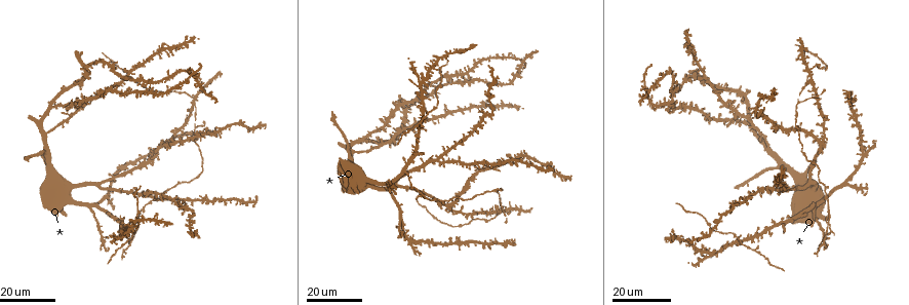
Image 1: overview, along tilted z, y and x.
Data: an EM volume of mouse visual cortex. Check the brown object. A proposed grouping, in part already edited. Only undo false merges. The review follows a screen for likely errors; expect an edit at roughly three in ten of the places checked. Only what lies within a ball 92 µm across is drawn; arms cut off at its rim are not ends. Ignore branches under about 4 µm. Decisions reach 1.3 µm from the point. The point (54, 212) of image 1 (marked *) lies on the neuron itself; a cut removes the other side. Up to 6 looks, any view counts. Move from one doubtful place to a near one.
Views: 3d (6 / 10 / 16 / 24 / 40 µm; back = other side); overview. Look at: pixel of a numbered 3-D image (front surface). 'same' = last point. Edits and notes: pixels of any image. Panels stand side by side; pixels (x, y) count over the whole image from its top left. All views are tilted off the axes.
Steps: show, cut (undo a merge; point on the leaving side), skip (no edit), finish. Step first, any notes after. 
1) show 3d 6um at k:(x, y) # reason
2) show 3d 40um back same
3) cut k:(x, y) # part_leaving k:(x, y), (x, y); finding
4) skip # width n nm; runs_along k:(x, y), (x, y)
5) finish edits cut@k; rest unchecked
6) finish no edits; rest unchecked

show 3d 24um at 1:(138, 210) # sudden change in width

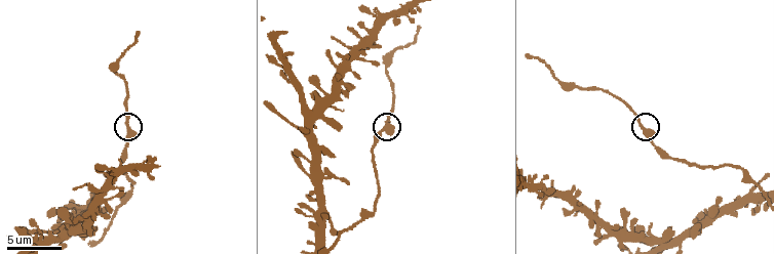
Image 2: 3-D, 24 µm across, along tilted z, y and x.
show 3d 6um at 2:(642, 126) # zoom in

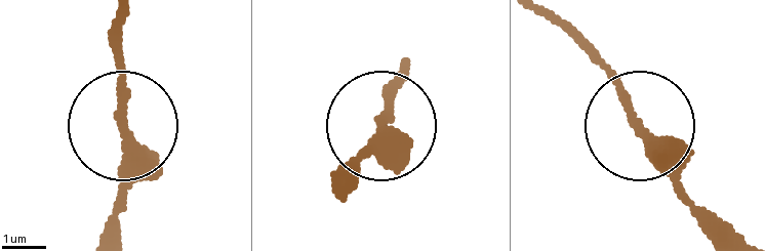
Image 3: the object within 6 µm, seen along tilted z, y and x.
skip # runs_along 3:(338, 185), (370, 150), (386, 86); one neuron here

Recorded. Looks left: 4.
show 3d 16um at 1:(829, 210) # side arm on a straight run

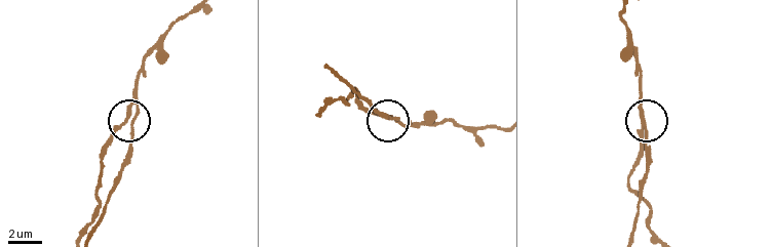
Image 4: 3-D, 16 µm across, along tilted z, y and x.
show 3d 10um at 4:(642, 122)

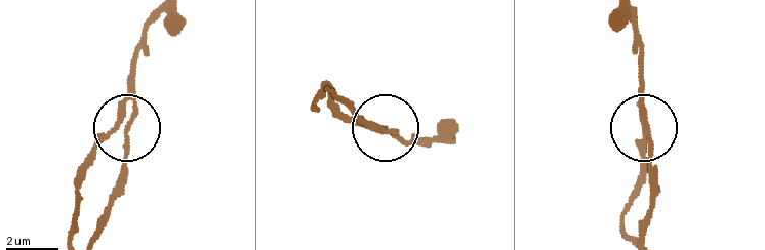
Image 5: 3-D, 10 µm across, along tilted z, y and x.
cut 5:(102, 134) # arms 3; part_leaving 5:(126, 101), (122, 120), (78, 189), (73, 236); two neurons meet here

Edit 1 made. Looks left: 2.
show 3d 16um at 1:(193, 104) # four-way junction

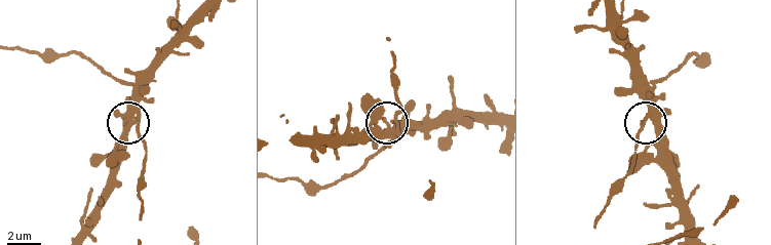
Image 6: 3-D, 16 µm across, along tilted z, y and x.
show 3d 10um at 6:(397, 130)

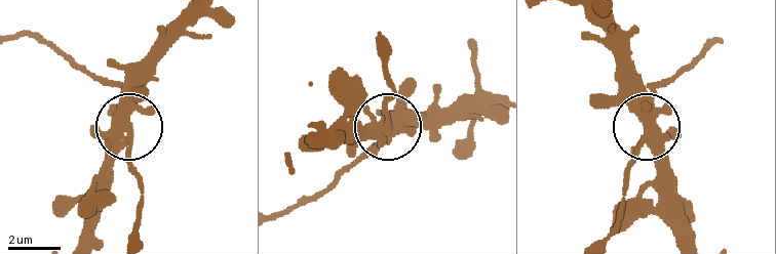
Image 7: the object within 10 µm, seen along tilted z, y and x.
skip # width 420 nm; runs_along 7:(684, 235), (670, 165), (650, 128), (647, 95), (633, 71); all the same neuron

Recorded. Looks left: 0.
finish edits cut@5; rest unchecked

